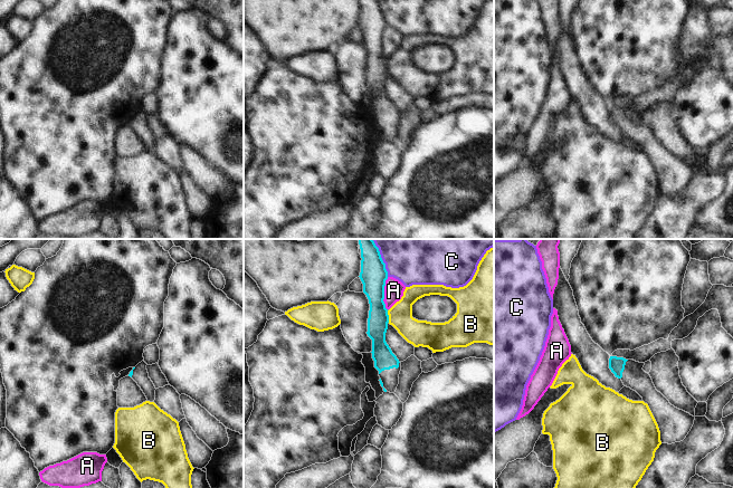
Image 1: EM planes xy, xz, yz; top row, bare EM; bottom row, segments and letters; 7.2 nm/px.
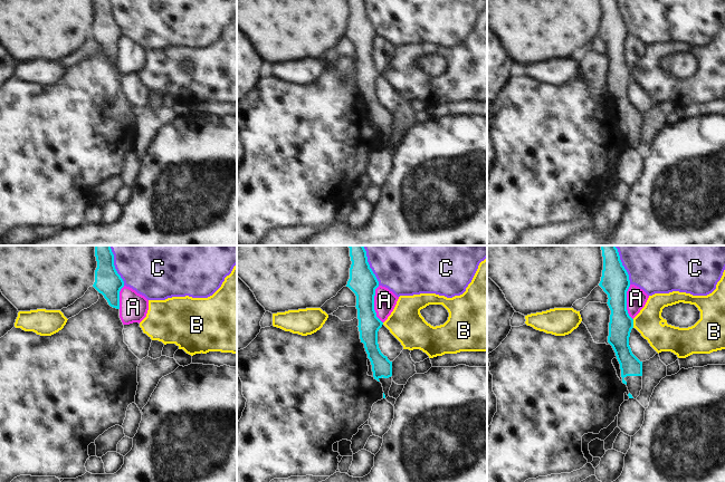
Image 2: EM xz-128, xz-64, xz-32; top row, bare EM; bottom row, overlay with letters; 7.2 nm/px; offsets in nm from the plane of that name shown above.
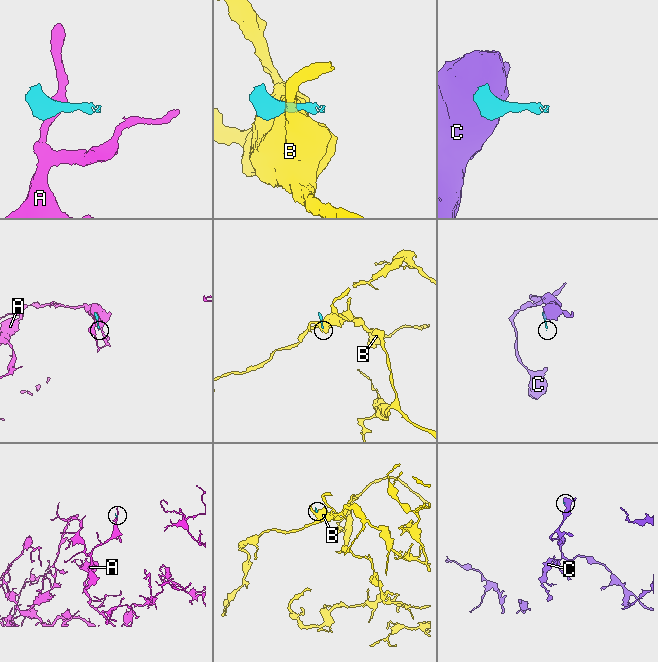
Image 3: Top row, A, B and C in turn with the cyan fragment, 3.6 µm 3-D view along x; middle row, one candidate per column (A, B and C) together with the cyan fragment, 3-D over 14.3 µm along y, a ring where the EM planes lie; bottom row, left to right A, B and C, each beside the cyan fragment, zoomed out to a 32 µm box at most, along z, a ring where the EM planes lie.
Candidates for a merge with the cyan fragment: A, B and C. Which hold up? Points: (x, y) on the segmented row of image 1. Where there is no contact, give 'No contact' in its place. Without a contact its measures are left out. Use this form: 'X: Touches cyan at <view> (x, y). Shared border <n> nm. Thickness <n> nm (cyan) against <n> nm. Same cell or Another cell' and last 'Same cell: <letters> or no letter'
A: Touches cyan at xz (383, 294). Shared border 240 nm. Thickness 190 nm (cyan) against 140 nm. Another cell
B: Touches cyan at xz (388, 316). Shared border 90 nm. Thickness 160 nm (cyan) against 190 nm. Another cell
C: Touches cyan at xz (381, 258). Shared border 300 nm. Thickness 190 nm (cyan) against 500 nm. Another cell
Same cell: no letter

